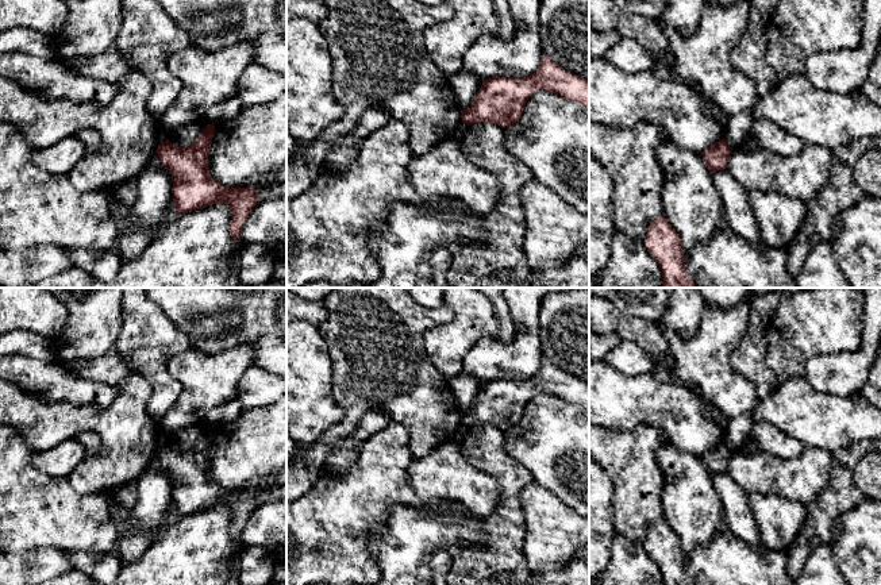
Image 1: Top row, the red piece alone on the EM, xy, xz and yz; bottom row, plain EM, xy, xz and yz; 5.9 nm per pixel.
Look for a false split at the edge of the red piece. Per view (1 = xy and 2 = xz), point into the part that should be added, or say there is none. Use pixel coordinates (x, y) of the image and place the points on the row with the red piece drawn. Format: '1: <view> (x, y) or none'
1: none
2: none

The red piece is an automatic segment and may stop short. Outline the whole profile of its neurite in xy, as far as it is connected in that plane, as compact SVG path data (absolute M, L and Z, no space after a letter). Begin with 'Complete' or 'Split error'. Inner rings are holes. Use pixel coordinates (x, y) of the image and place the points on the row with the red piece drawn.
Complete. M207 124L197 139L188 147L177 147L165 139L158 145L157 154L173 174L174 212L186 213L218 203L224 203L232 212L230 222L231 236L241 243L241 231L250 212L259 203L257 192L247 188L226 188L216 182L208 169L215 126Z

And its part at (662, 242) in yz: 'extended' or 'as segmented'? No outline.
as segmented

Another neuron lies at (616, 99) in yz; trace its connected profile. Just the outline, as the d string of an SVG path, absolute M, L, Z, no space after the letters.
M603 58L589 59L589 122L616 128L658 124L678 147L701 153L726 138L728 120L716 103L686 84L663 80L651 70L628 74Z

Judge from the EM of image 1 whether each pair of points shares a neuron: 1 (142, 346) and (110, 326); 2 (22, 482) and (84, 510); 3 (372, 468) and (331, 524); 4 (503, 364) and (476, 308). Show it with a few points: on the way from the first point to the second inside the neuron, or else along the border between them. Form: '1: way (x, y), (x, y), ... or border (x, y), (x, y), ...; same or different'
1: border (122, 301), (122, 331), (114, 343); different
2: way (37, 497), (54, 510), (69, 510); same
3: way (372, 481), (345, 511); same
4: border (496, 338), (481, 338), (464, 355); different

